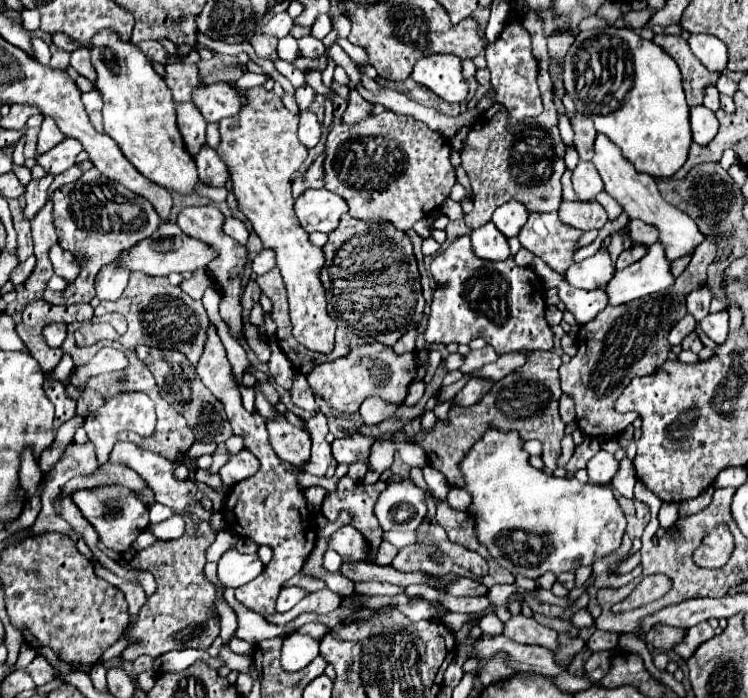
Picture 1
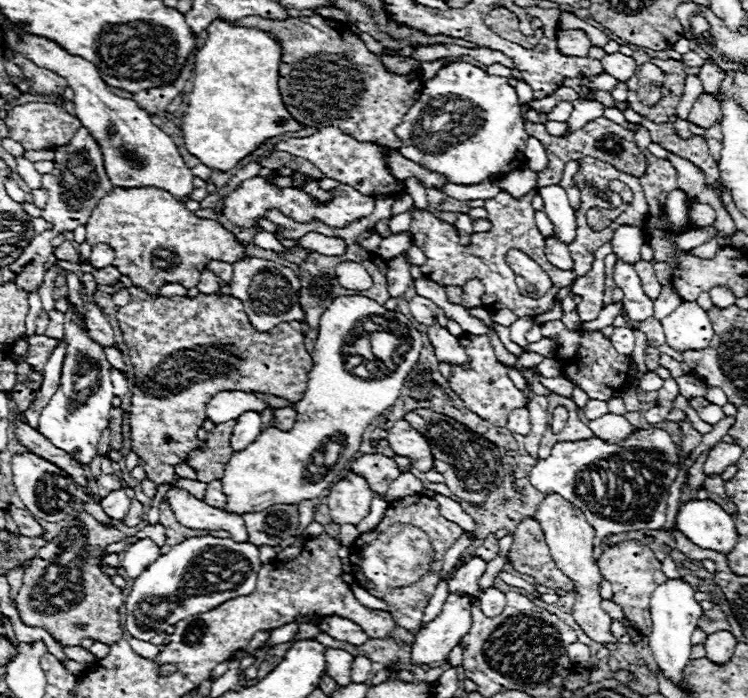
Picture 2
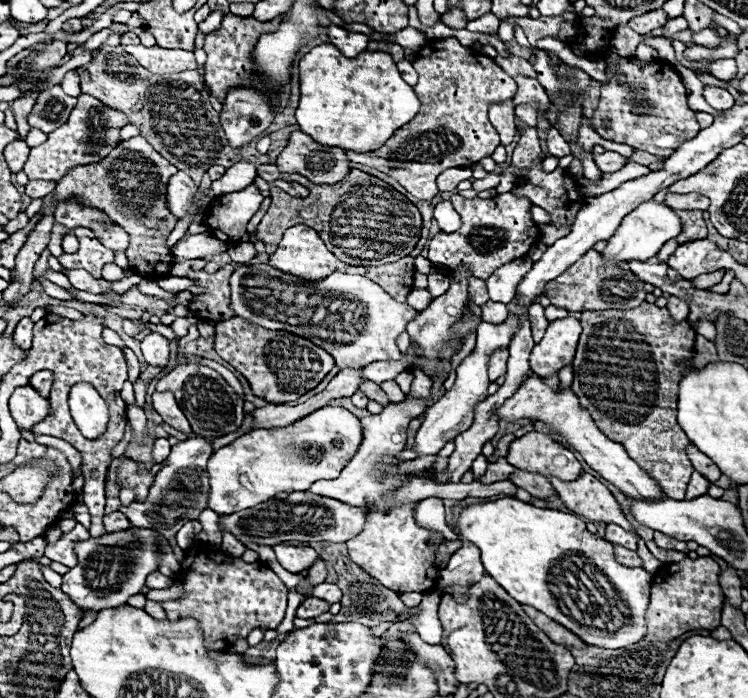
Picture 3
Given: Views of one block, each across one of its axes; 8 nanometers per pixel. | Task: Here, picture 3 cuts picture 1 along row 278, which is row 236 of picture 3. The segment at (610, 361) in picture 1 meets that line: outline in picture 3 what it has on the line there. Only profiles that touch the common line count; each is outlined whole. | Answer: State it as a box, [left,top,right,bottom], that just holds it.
[676,210,706,242]

